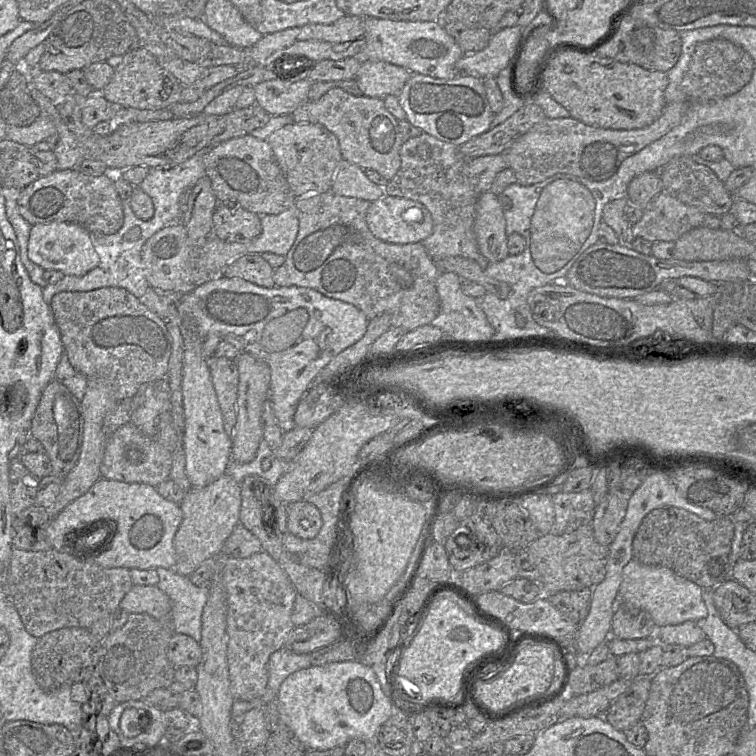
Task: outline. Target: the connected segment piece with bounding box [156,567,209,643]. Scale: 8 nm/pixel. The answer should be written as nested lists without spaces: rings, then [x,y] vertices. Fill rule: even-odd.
[[[158,567],[159,577],[157,587],[163,591],[171,601],[171,628],[174,633],[185,634],[192,637],[198,643],[201,640],[202,613],[209,595],[208,587],[194,585],[189,576],[178,574],[174,569]]]

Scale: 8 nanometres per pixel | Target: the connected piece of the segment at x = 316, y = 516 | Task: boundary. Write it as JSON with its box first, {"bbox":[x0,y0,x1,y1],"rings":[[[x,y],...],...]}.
{"bbox":[286,501,322,539],"rings":[[[305,501],[286,505],[287,531],[301,539],[313,539],[322,527],[322,517],[315,505]]]}

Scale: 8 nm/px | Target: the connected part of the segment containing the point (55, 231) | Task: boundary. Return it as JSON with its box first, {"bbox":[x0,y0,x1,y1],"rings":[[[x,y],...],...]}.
{"bbox":[28,221,99,276],"rings":[[[65,221],[32,225],[28,242],[28,257],[44,270],[60,271],[64,276],[83,276],[99,263],[90,232],[79,224]]]}

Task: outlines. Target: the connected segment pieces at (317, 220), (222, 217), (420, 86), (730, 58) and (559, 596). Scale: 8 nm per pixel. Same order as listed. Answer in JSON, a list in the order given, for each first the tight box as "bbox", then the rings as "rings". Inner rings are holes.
[{"bbox":[274,190,440,330],"rings":[[[331,190],[299,197],[295,202],[298,234],[285,262],[274,271],[275,285],[314,289],[354,305],[368,319],[390,314],[391,327],[413,330],[428,325],[440,312],[436,289],[440,269],[422,243],[391,244],[376,238],[366,223],[370,205]]]},{"bbox":[212,204,262,243],"rings":[[[218,204],[212,216],[212,234],[224,242],[248,243],[262,232],[260,216],[241,207]]]},{"bbox":[398,73,495,147],"rings":[[[412,73],[398,99],[408,122],[424,133],[457,147],[488,131],[495,115],[488,103],[482,78],[467,74],[441,79]]]},{"bbox":[681,39,754,103],"rings":[[[711,39],[698,43],[692,54],[688,69],[681,82],[681,90],[686,94],[688,103],[708,102],[713,98],[720,98],[739,91],[751,79],[754,62],[750,51],[745,51],[745,46],[738,42],[726,39]]]},{"bbox":[544,588,593,624],"rings":[[[593,588],[544,594],[562,614],[580,624],[588,615]]]}]

